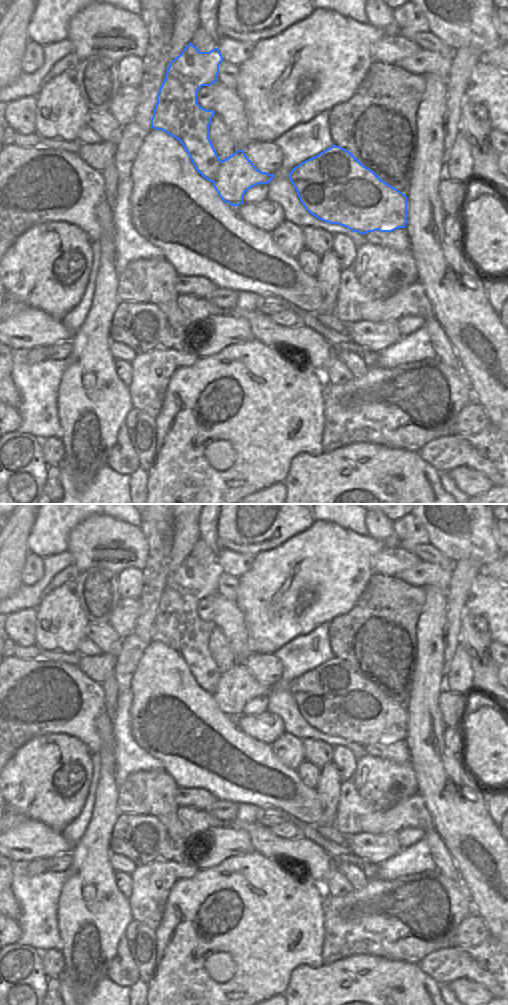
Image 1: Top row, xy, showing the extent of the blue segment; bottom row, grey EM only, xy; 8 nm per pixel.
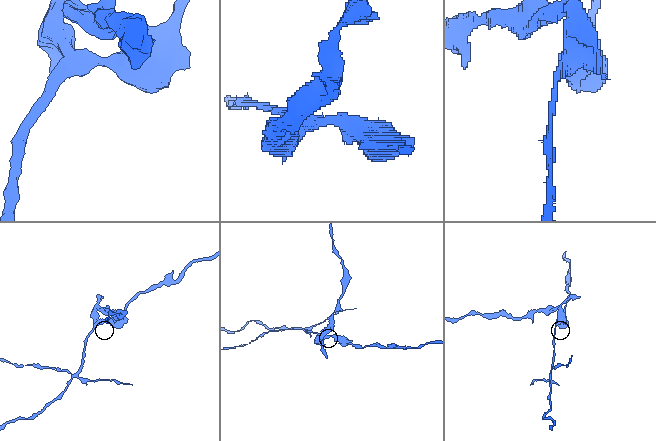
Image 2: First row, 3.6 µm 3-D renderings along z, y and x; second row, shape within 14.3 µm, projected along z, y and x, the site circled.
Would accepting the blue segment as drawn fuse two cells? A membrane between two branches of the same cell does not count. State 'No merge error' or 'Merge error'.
Merge error.

